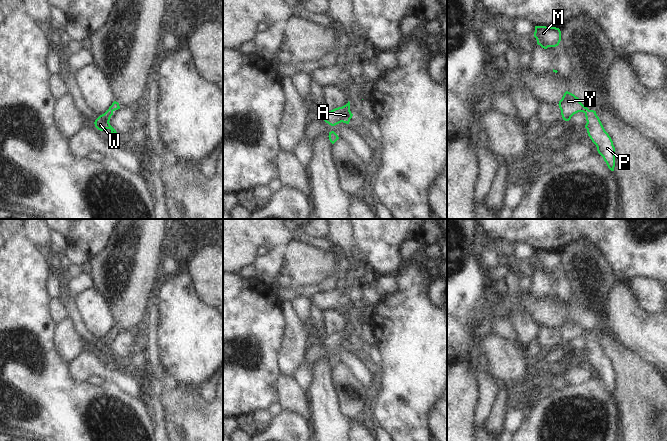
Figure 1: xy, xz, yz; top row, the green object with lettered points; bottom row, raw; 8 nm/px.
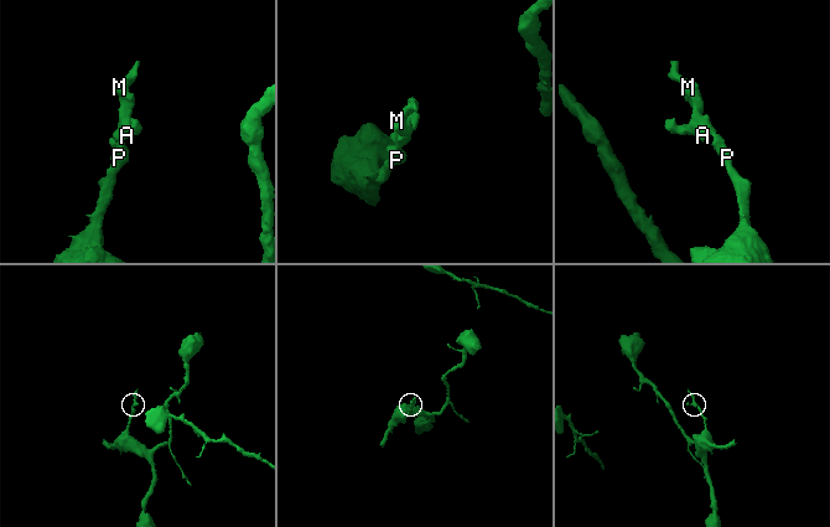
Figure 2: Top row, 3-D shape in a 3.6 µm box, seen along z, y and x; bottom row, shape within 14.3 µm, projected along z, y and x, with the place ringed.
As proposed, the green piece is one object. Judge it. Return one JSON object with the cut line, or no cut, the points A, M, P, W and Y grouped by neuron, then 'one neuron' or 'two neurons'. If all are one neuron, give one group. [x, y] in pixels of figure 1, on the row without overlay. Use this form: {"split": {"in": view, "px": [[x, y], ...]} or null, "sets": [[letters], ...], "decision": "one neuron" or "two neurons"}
{"split": null, "sets": [["A", "M", "P", "W", "Y"]], "decision": "one neuron"}

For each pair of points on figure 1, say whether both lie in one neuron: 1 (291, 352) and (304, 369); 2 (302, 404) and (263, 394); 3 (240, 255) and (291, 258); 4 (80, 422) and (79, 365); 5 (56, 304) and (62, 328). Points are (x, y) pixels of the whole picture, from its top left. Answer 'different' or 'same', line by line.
1: different
2: different
3: different
4: different
5: different

